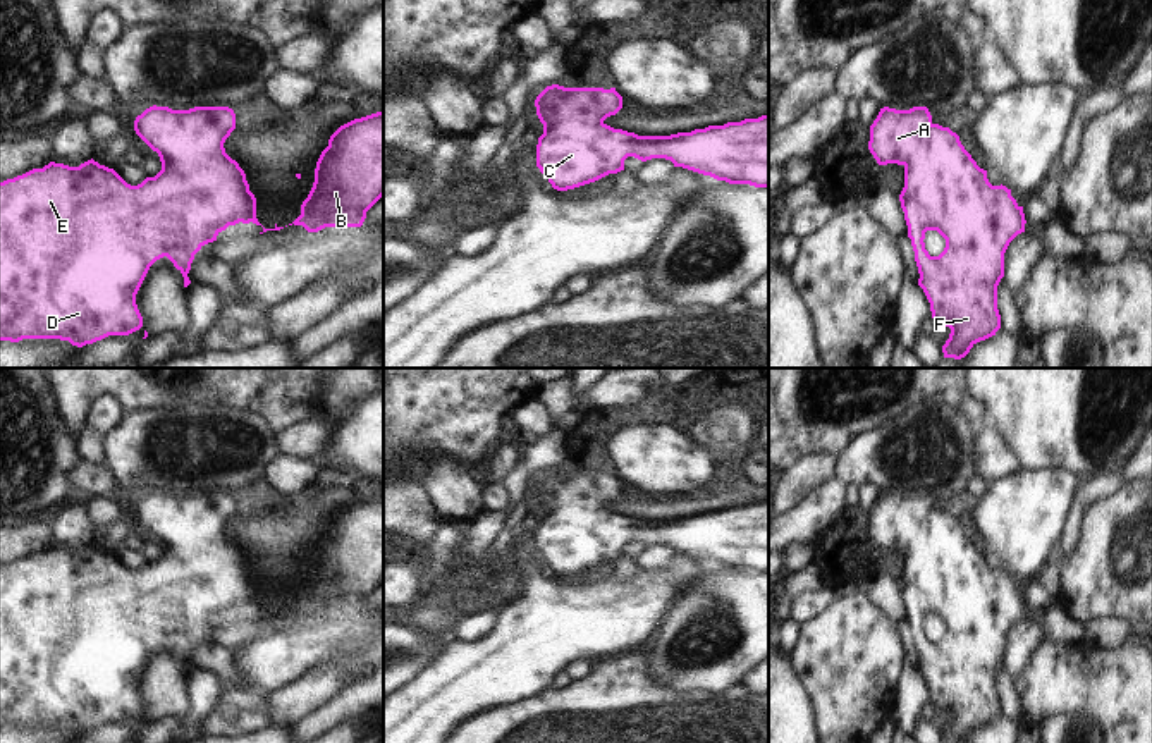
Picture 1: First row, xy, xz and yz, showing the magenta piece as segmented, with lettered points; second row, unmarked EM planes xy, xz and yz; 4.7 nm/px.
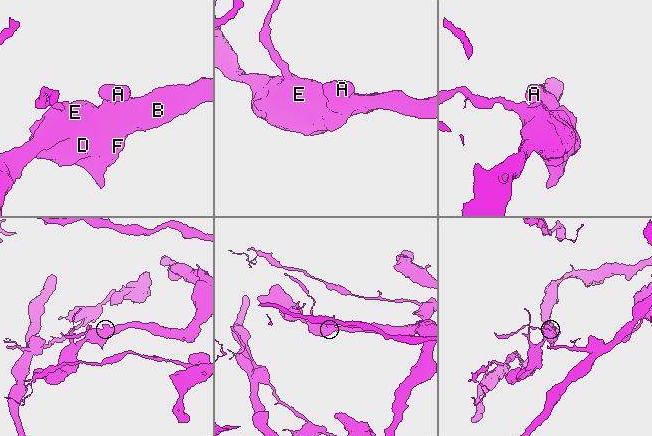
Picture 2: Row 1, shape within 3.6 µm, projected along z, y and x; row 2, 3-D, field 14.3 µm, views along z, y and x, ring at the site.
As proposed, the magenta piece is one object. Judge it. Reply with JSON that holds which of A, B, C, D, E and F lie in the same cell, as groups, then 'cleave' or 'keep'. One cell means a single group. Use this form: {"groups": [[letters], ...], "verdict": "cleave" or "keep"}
{"groups": [["A", "B", "C", "D", "E", "F"]], "verdict": "keep"}

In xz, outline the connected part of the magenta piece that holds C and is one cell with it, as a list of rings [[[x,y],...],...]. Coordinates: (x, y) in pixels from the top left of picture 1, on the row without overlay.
[[[552,470],[536,482],[535,492],[543,509],[543,519],[536,530],[536,552],[557,576],[574,574],[609,559],[617,559],[624,556],[628,542],[641,547],[665,543],[674,552],[729,569],[769,573],[769,500],[671,521],[638,521],[604,507],[622,494],[622,482],[616,473],[564,473]]]

